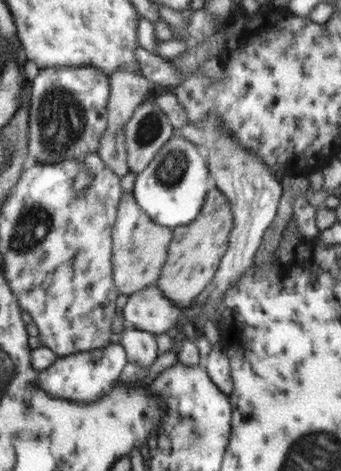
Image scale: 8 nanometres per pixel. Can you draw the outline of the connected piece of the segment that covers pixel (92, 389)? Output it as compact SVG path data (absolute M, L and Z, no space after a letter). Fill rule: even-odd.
M113 342L99 350L87 350L57 357L48 368L37 372L37 386L53 398L71 400L77 404L91 404L112 390L113 384L119 379L126 364L127 354L124 346L119 345L119 342Z

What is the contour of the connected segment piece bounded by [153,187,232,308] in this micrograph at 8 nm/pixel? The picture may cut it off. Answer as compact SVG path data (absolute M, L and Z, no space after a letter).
M216 187L209 190L209 198L204 198L204 201L205 210L202 210L201 218L197 218L193 226L181 226L177 227L177 230L172 230L168 258L165 260L164 268L161 268L160 276L153 284L177 308L189 306L191 300L211 282L213 274L216 274L220 266L221 257L228 248L227 234L232 232L232 207L217 192Z

